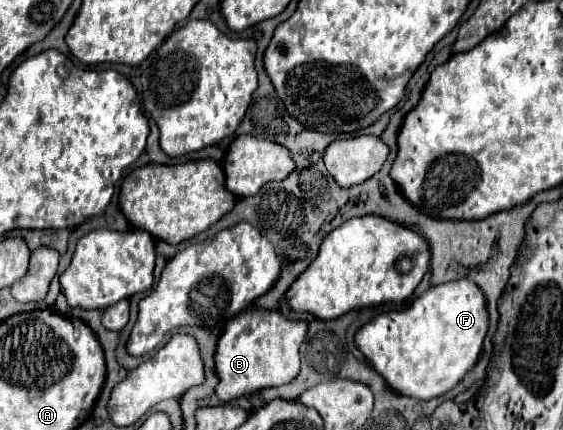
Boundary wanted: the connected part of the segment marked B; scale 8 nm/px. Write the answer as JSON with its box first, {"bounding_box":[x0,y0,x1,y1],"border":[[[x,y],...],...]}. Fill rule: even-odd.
{"bounding_box":[215,308,307,402],"border":[[[249,308],[233,316],[217,342],[215,350],[215,372],[219,384],[215,394],[221,402],[253,394],[269,386],[283,386],[299,374],[299,346],[305,340],[307,322],[291,322],[275,310]]]}

